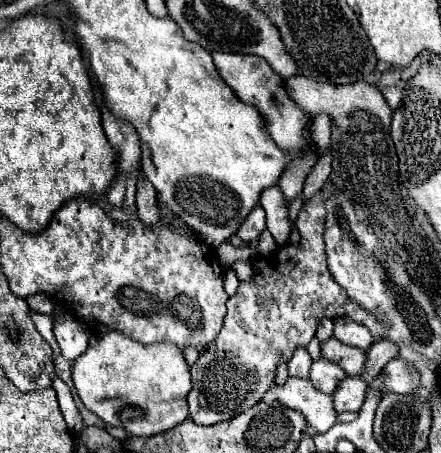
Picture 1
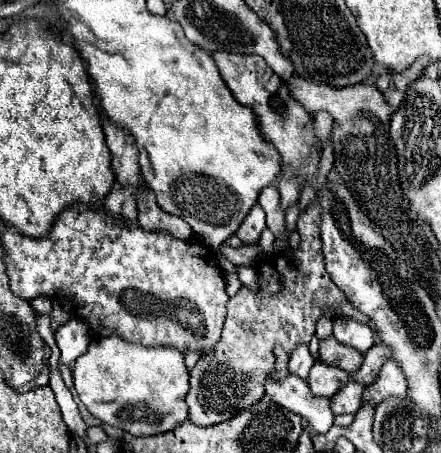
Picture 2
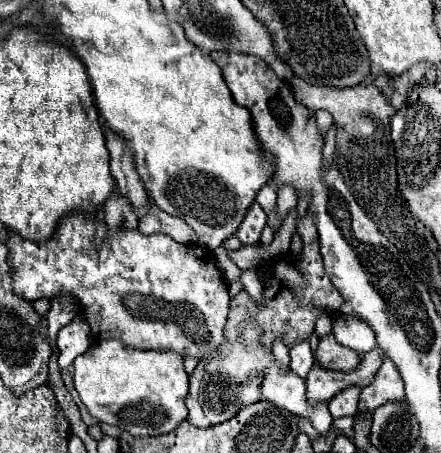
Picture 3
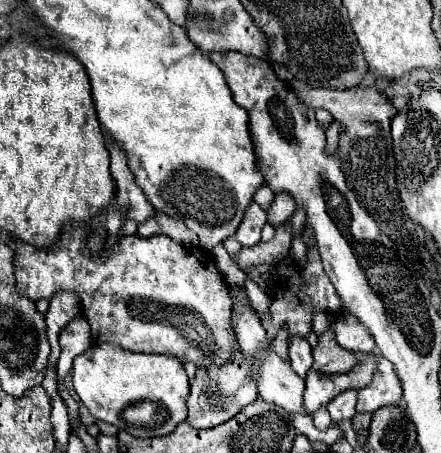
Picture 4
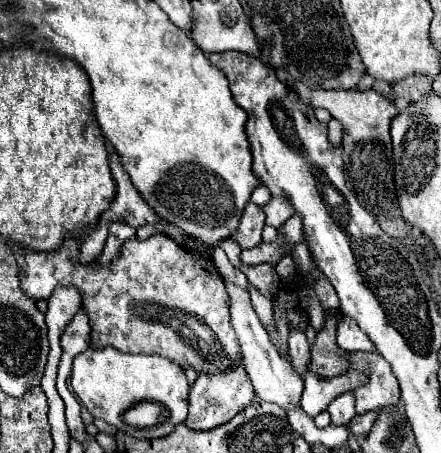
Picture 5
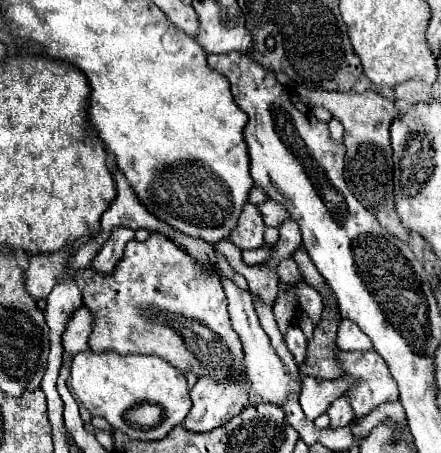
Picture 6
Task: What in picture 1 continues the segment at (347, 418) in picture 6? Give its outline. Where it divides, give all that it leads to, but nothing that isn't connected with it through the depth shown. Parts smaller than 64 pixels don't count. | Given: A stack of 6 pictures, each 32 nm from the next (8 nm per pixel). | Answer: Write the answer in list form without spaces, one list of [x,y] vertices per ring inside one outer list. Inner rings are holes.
[[[348,376],[346,384],[340,384],[340,388],[336,388],[334,392],[334,410],[338,414],[358,412],[366,398],[366,388],[368,384],[364,384],[364,380],[360,380],[358,376]]]

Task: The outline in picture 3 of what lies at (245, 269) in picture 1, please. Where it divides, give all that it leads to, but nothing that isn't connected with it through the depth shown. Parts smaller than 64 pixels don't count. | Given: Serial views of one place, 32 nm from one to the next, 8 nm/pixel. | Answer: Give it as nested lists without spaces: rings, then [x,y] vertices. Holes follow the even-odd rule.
[[[244,270],[242,272],[242,286],[244,286],[244,290],[250,294],[250,298],[254,298],[256,302],[260,302],[260,306],[264,304],[262,300],[264,300],[264,294],[262,294],[262,284],[260,284],[260,280],[256,278],[256,272],[254,270]]]

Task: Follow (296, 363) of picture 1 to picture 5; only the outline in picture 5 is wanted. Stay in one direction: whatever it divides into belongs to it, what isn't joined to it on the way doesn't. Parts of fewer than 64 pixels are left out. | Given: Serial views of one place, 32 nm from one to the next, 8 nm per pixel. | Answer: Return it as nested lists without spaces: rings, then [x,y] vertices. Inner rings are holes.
[[[290,330],[288,352],[290,352],[290,358],[292,358],[294,370],[302,376],[304,374],[304,364],[308,364],[308,340],[306,340],[304,332]]]

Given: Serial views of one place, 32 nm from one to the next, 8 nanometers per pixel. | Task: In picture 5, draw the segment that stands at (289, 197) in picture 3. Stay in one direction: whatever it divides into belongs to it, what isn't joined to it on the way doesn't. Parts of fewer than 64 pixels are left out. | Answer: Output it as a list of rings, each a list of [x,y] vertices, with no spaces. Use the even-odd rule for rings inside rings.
[[[272,198],[268,204],[262,206],[262,212],[266,214],[266,224],[280,228],[294,212],[292,206],[284,198]]]

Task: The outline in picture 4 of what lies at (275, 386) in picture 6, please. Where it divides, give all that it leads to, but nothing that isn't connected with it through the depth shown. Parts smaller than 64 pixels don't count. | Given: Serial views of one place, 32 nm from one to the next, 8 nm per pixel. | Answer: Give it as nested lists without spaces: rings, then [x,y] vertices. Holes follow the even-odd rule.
[[[228,286],[228,292],[232,296],[232,302],[234,302],[234,308],[232,308],[232,314],[236,320],[232,320],[232,328],[238,336],[238,344],[240,344],[240,350],[248,356],[248,360],[252,362],[252,380],[256,382],[256,388],[258,388],[258,396],[266,402],[272,402],[272,404],[278,404],[280,408],[288,410],[288,412],[304,412],[304,406],[302,406],[302,392],[304,392],[304,380],[300,376],[296,376],[296,372],[290,368],[290,362],[284,362],[282,358],[278,358],[278,354],[274,352],[268,336],[266,336],[266,330],[262,328],[260,324],[260,318],[256,316],[256,312],[252,308],[246,306],[246,292],[244,290],[234,290],[232,286]]]

